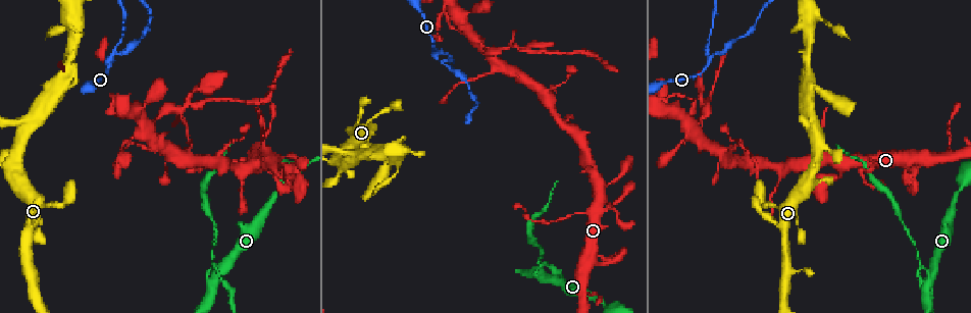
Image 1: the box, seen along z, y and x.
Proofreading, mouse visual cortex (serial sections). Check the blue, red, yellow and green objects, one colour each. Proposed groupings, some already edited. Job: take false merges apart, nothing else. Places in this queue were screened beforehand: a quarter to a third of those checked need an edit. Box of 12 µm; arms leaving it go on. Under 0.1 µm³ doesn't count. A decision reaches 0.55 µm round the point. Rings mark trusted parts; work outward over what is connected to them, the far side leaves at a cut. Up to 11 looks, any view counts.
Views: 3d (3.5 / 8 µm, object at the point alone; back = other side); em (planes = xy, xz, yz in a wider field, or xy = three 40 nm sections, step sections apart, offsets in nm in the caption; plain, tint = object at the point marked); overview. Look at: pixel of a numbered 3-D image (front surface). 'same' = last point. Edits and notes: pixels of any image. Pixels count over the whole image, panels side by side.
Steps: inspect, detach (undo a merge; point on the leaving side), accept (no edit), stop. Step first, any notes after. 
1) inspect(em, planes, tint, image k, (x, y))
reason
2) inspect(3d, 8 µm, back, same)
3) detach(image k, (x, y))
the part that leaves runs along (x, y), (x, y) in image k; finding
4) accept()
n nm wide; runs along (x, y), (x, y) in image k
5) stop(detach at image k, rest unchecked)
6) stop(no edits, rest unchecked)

inspect(3d, 8 µm, image 1, (541, 274))
small branch off a trunk

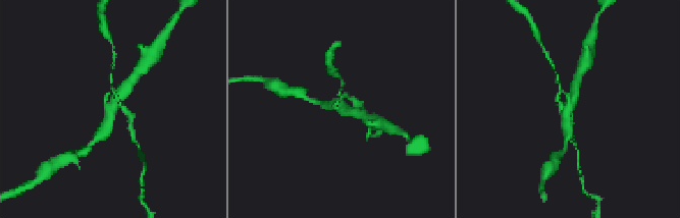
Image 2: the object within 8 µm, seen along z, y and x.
inspect(em, xy, step 2, tint, image 2, (570, 106))
3 arms; arms of 150, 350, 350 nm

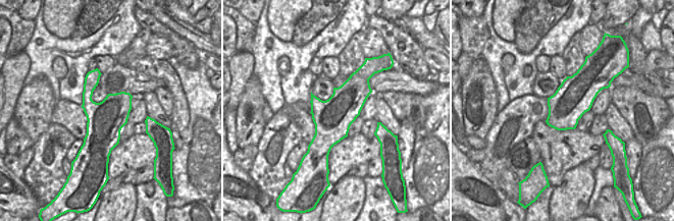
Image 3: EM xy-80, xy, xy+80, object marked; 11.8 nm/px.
detach(image 2, (356, 103))
a second cell is stuck on

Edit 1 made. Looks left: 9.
inspect(overview)
redraw

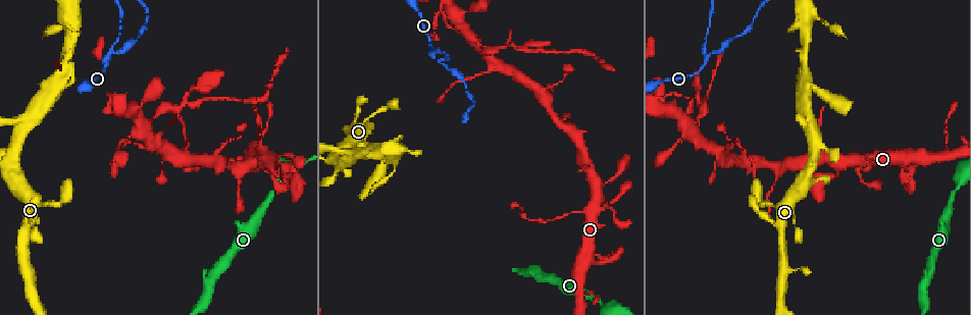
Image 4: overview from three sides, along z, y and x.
inspect(3d, 8 µm, image 4, (808, 119))
three arms meet

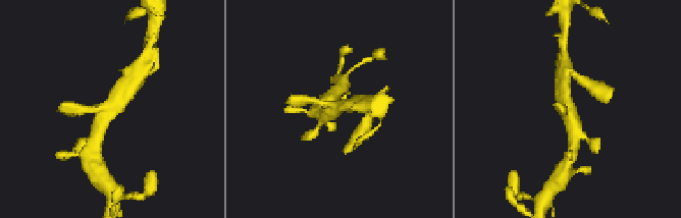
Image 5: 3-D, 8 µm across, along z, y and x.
inspect(em, xy, step 5, tint, image 5, (570, 106))

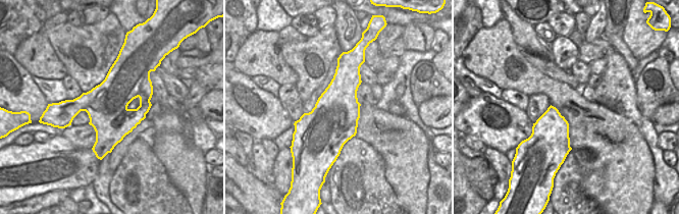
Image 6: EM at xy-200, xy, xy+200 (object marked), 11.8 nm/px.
accept()
runs along (98, 134), (109, 105), (125, 84) in image 5; continuous, no second cell

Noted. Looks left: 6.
inspect(3d, 3.5 µm, image 4, (107, 60))
arms part here

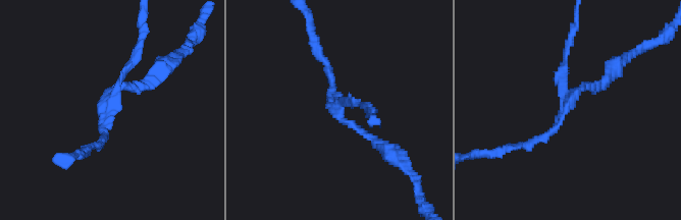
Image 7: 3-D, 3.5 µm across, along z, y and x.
inspect(em, xy, step 1, tint, image 7, (567, 101))
3 arms; arms of 100, 150, 150 nm

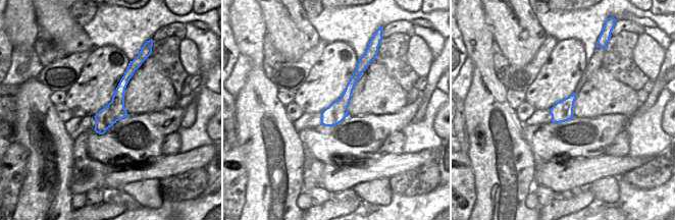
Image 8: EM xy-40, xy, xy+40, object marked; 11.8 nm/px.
detach(image 7, (141, 40))
border along (126, 70), (131, 76) in image 8; a second cell is stuck on

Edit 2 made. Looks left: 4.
inspect(3d, 3.5 µm, image 4, (697, 102))
three arms meet

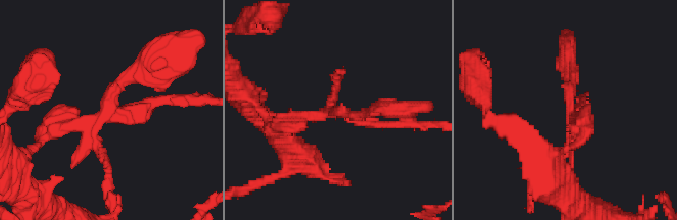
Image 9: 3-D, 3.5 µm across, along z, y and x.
inspect(em, xy, step 2, plain, image 9, (570, 114))
3 arms; arms of 150, 150, 250 nm

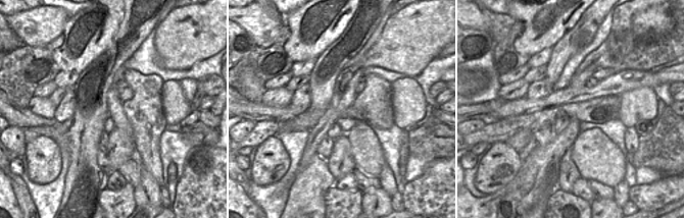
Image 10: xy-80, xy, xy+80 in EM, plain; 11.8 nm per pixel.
inspect(em, xy, step 2, tint, same)

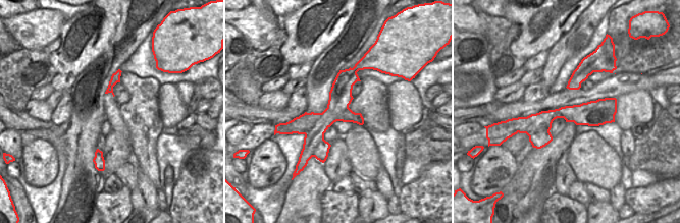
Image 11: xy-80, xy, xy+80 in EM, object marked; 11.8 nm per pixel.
detach(image 9, (112, 117))
260 nm wide; the part that leaves runs along (75, 120), (104, 114), (107, 98), (151, 64) in image 9; two cells meet here

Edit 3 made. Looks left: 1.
stop(detach at image 2, detach at image 7, detach at image 9, rest unchecked)

